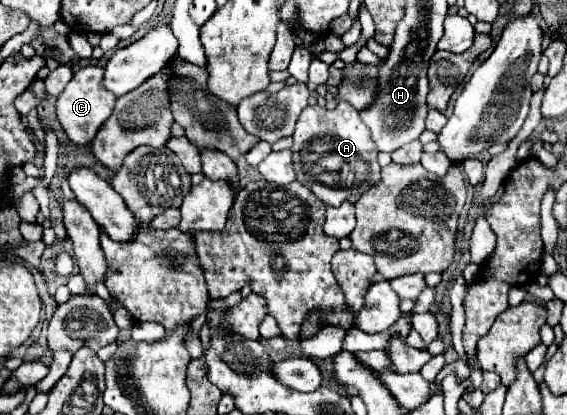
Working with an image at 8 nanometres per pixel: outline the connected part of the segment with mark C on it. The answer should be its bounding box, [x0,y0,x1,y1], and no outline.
[56,66,116,144]

